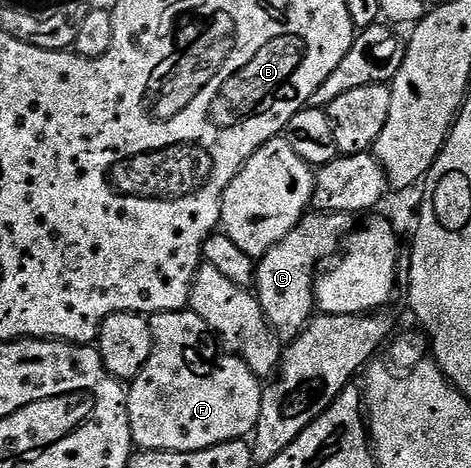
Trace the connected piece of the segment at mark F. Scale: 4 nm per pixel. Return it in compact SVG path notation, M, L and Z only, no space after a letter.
M191 309L164 311L149 319L153 352L127 387L133 442L143 451L202 451L220 443L252 436L259 421L262 380L236 354L223 349L207 321Z

